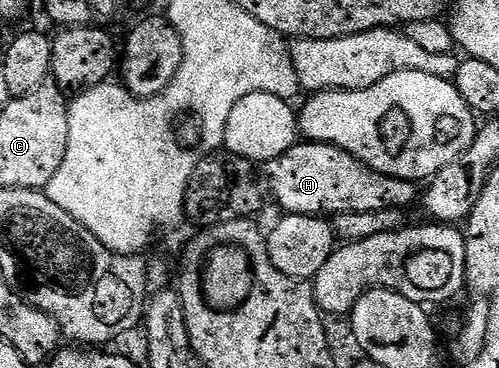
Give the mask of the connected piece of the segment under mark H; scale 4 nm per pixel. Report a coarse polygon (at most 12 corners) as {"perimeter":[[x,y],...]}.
{"perimeter":[[329,143],[264,165],[287,215],[403,209],[419,188]]}

